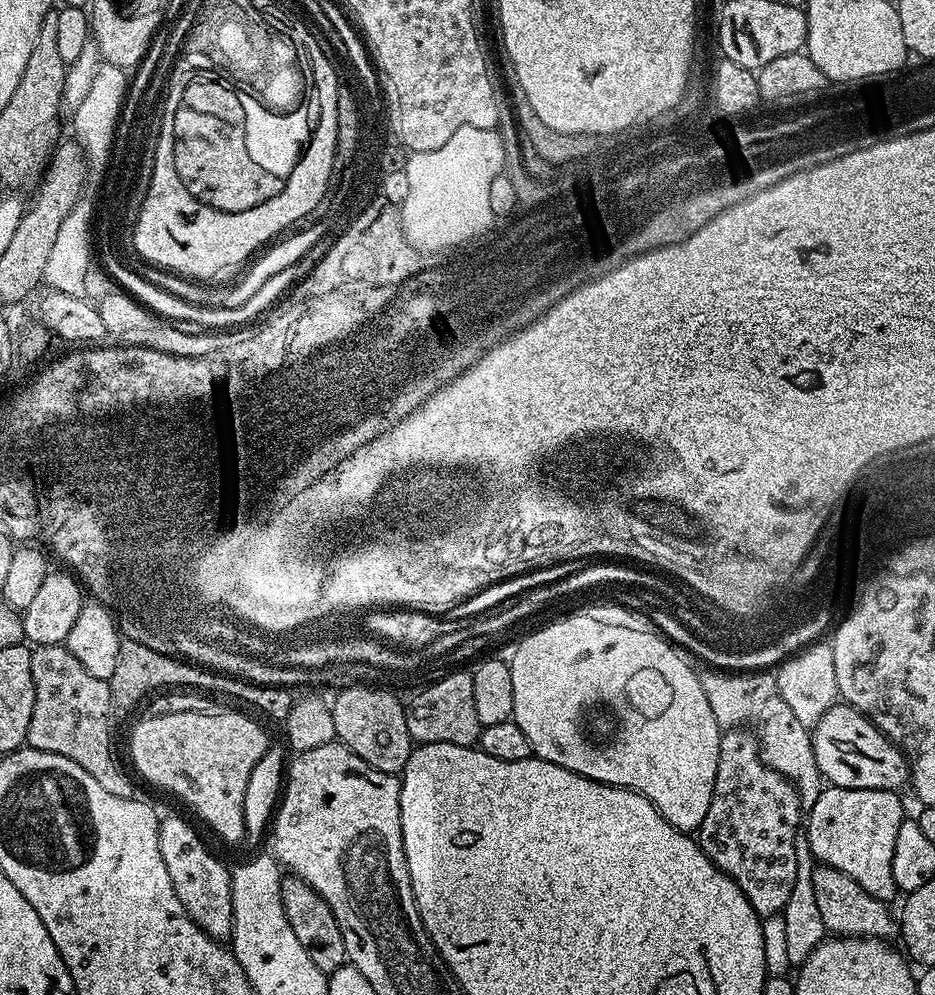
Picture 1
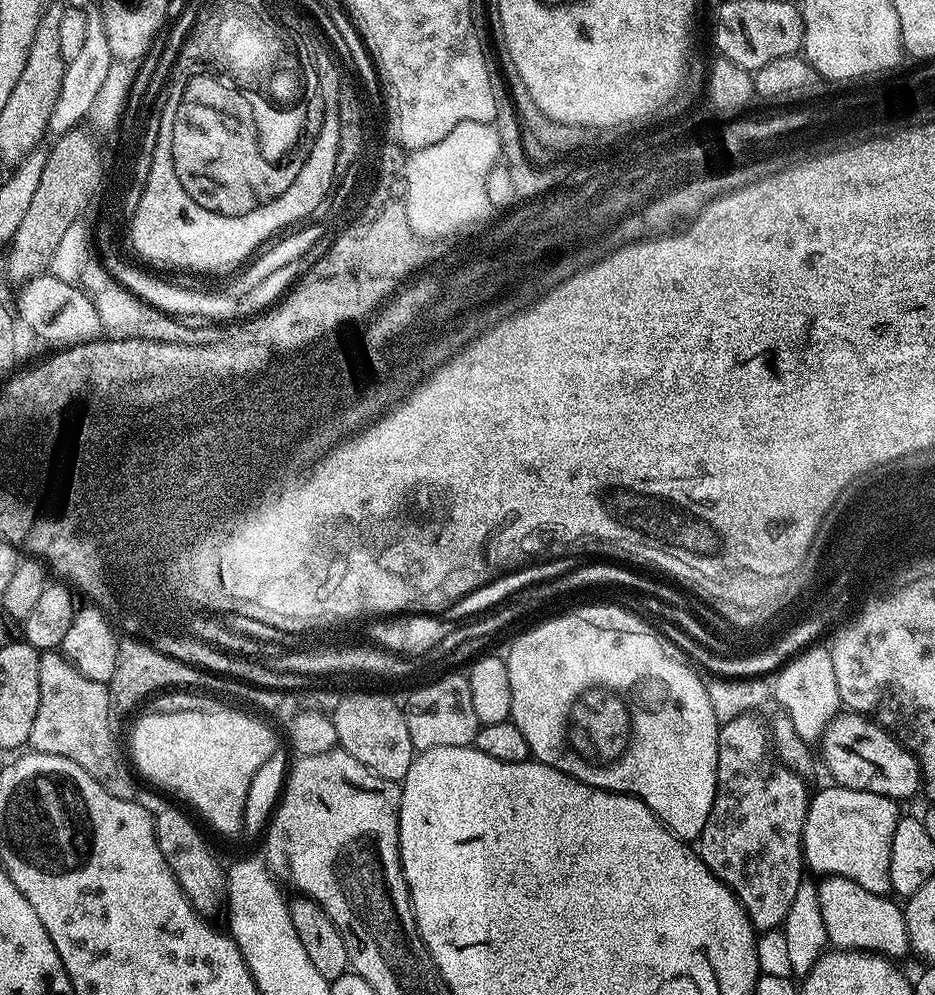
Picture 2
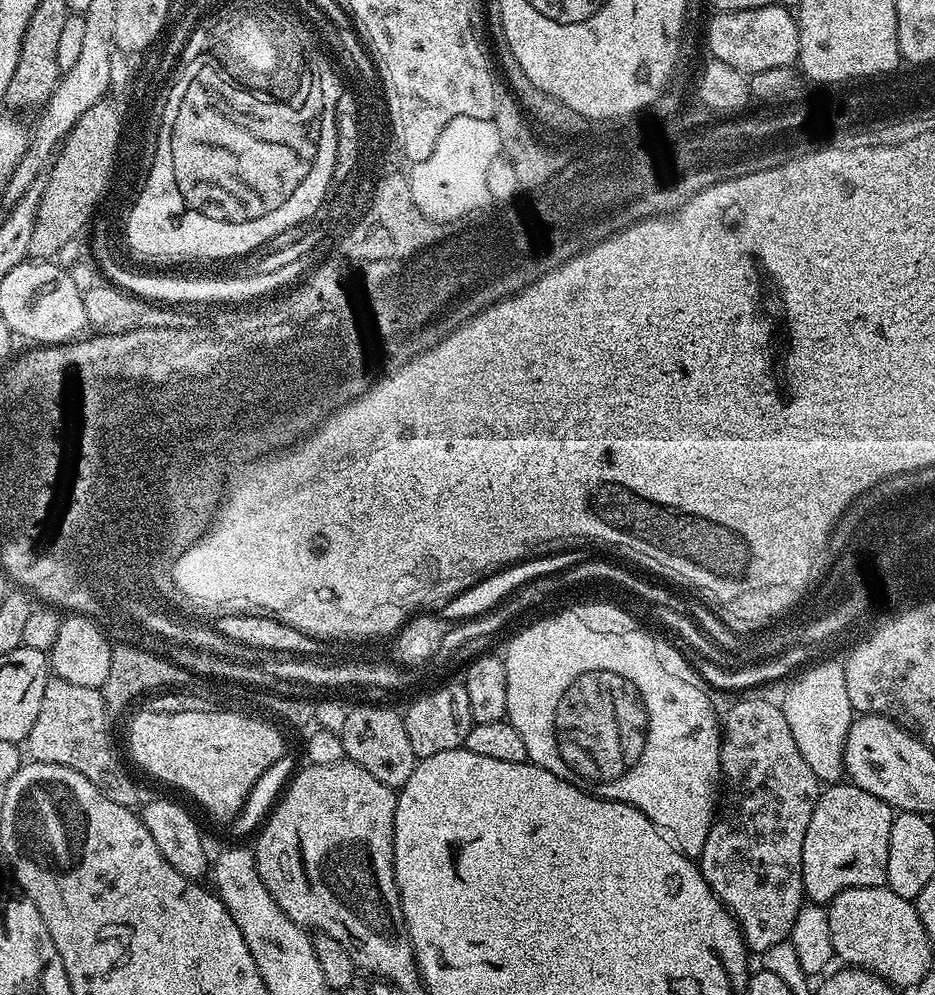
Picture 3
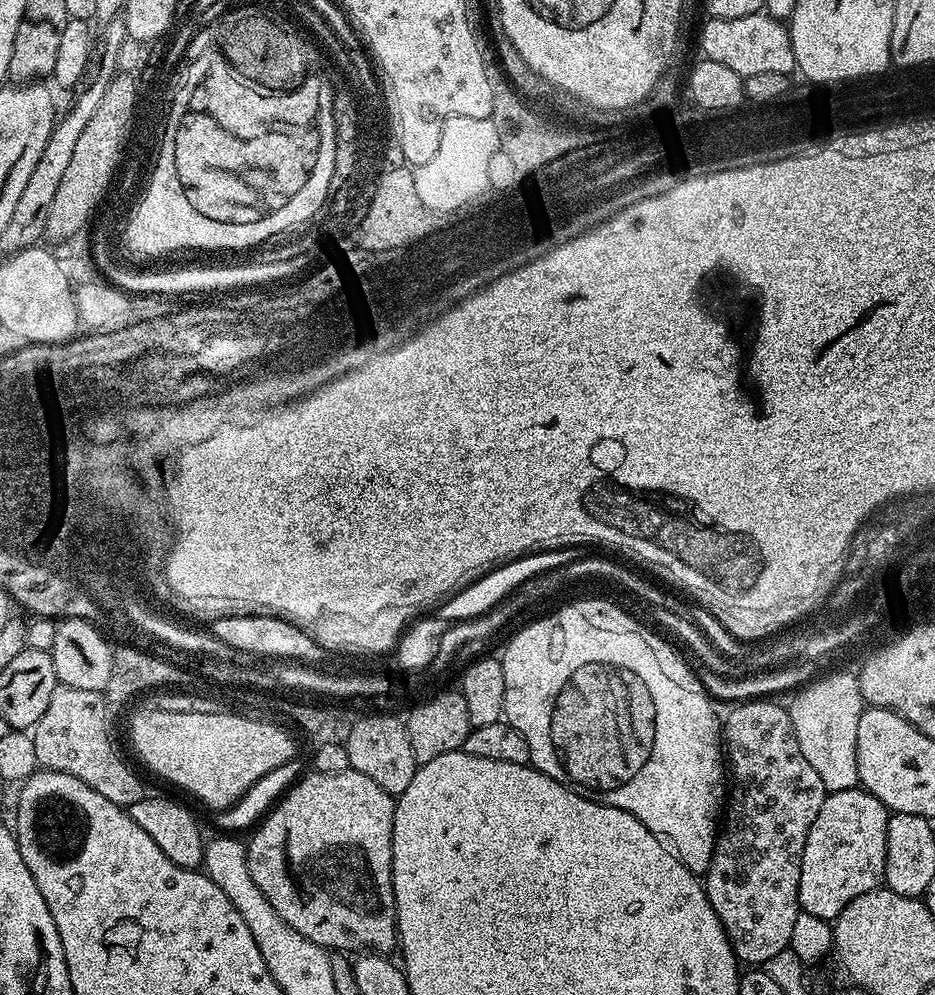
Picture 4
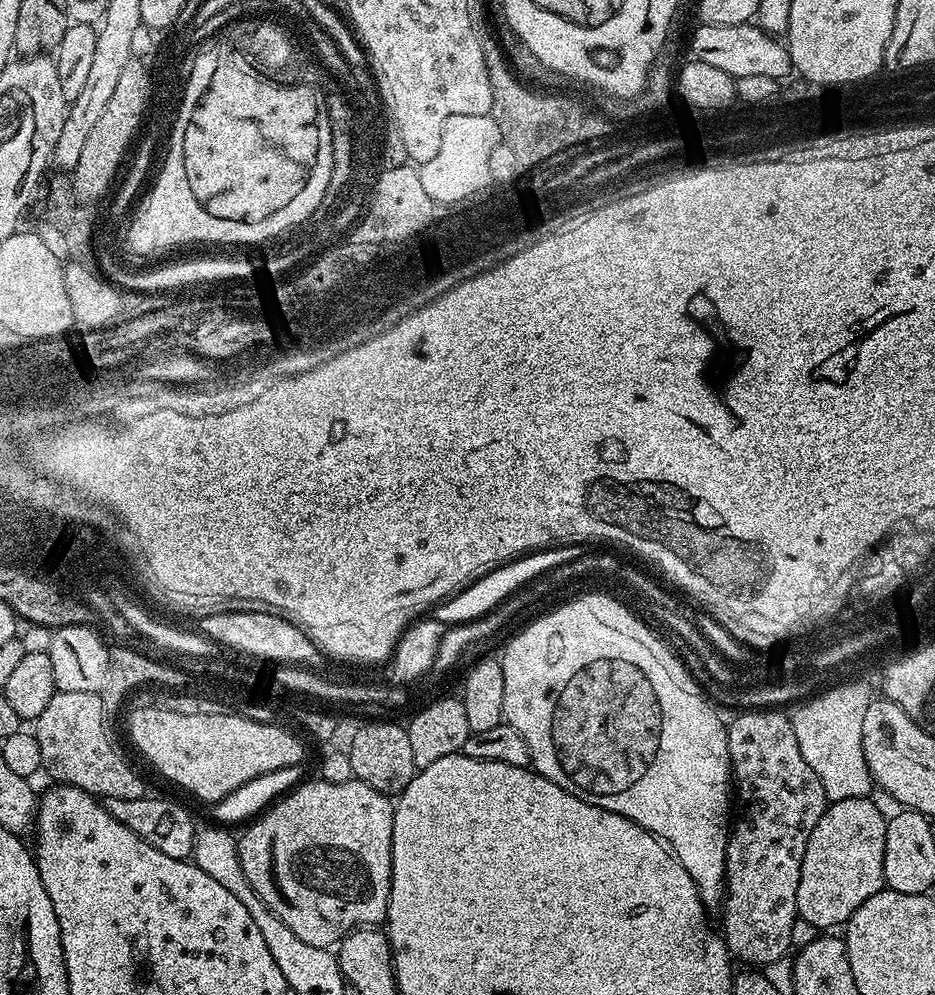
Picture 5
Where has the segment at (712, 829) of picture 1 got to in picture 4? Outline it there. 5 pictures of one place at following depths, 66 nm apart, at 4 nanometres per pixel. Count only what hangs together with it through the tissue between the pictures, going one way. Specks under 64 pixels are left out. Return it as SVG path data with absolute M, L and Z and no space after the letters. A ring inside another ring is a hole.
M772 698L736 702L729 707L732 709L729 710L728 717L726 715L723 717L722 744L726 749L726 768L730 773L730 799L726 804L726 819L716 837L714 858L710 858L710 866L702 880L704 890L708 893L710 906L714 910L714 914L718 914L718 918L726 930L728 941L734 950L737 961L744 966L762 966L766 962L770 962L770 958L774 958L774 954L782 954L782 950L789 948L795 919L801 913L798 882L802 874L802 850L806 846L806 834L810 834L810 826L814 826L814 818L818 818L818 810L822 810L822 802L828 797L828 791L824 788L822 778L818 778L814 766L810 766L810 762L806 762L806 757L802 755L802 746L798 746L798 738L794 734L794 726L787 707L783 703L780 705L775 702L777 701Z

